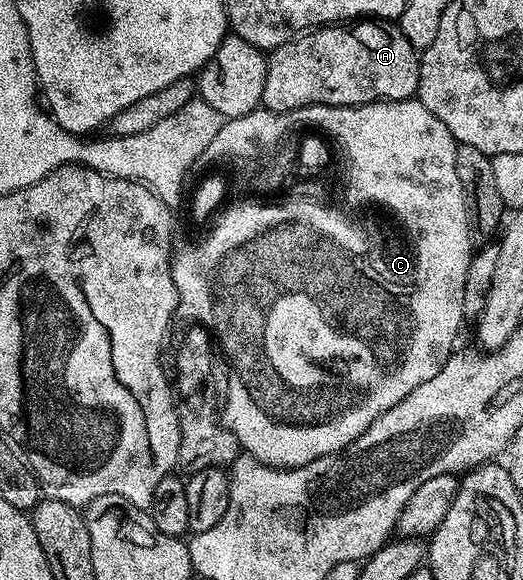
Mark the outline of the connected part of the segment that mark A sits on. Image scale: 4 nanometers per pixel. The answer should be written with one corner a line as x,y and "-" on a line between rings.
359,19
354,23
325,25
296,37
294,41
286,41
281,47
270,50
267,57
267,78
261,105
264,109
272,109
274,113
288,113
294,109
303,109
306,105
368,105
374,101
409,101
419,91
419,59
420,54
411,46
409,39
405,39
398,24
380,23
375,19

